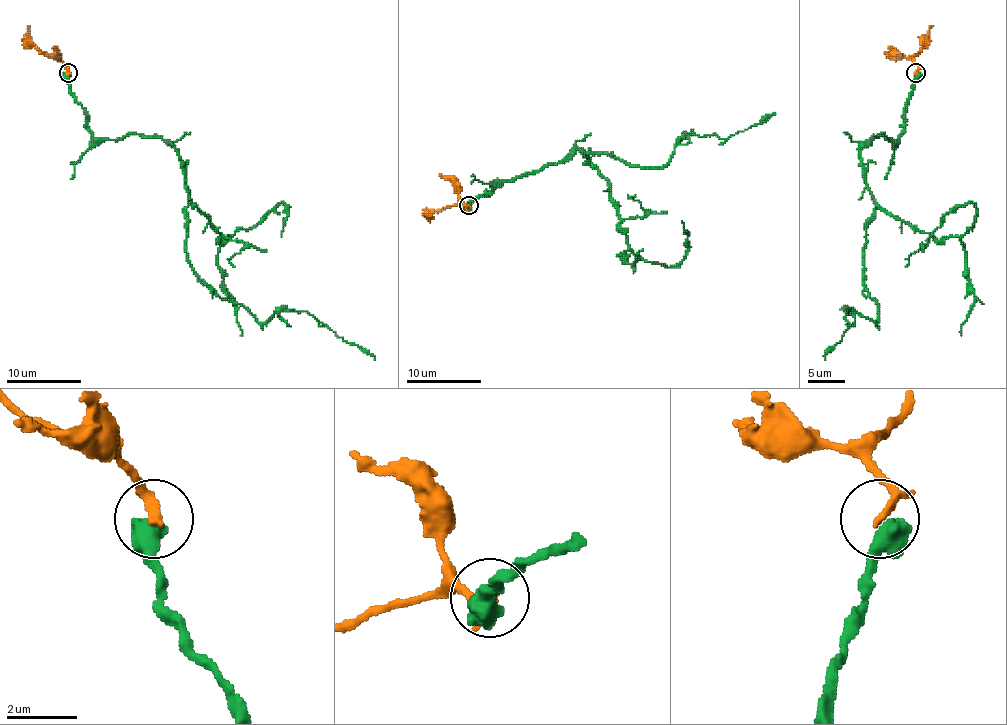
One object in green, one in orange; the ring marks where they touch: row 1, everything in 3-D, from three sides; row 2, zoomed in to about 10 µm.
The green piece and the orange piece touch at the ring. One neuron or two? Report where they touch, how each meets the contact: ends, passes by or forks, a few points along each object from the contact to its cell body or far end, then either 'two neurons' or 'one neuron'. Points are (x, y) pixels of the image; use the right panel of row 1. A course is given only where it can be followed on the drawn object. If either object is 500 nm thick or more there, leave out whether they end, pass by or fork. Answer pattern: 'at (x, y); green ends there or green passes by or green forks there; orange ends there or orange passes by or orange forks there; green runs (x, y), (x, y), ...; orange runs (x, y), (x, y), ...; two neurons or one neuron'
at (916, 73); green runs (916, 74), (897, 139), (860, 151), (877, 322), (843, 311), (825, 359); orange runs (916, 72), (918, 65), (914, 57), (933, 26); two neurons

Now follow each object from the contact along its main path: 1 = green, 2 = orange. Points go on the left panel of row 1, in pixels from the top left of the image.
1: (68, 74), (95, 139), (143, 134), (177, 151), (186, 261), (221, 298), (262, 322), (305, 311), (374, 359)
2: (68, 72), (57, 57), (44, 54), (35, 44), (29, 26)

